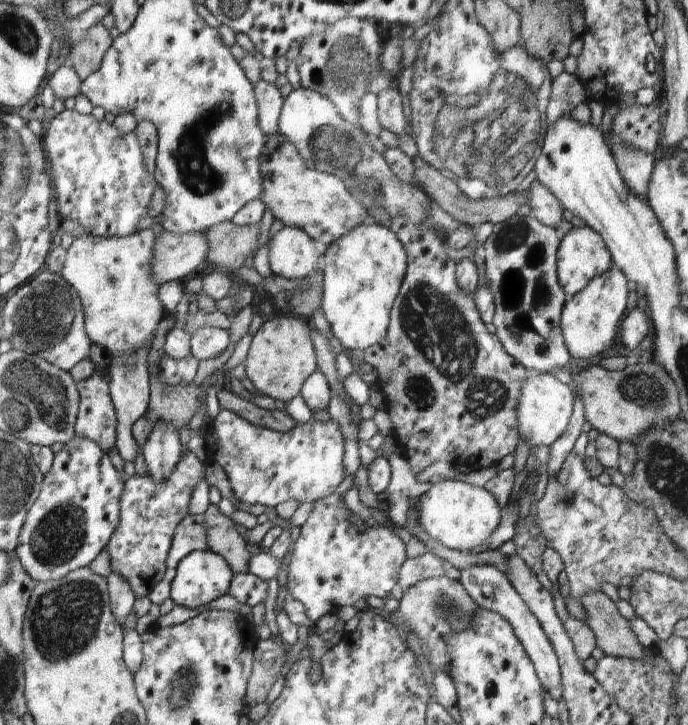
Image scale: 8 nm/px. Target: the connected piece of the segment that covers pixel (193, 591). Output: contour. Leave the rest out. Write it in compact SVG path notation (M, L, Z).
M209 550L190 552L178 564L176 576L171 584L170 597L174 605L189 609L198 608L230 593L233 576L232 570L222 556Z

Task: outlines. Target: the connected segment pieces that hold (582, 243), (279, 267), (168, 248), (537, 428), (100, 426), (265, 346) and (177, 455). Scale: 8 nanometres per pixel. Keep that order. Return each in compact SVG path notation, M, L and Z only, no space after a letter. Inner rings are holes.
M588 226L584 228L573 227L568 233L564 234L561 240L562 242L558 246L558 282L564 290L567 301L570 301L578 292L582 291L582 288L588 286L590 280L606 274L612 268L614 262L604 240L602 240L602 236Z
M284 226L270 240L272 273L288 280L302 280L322 266L322 251L304 230Z
M160 232L154 244L152 276L156 284L182 281L188 274L206 269L208 263L208 236L205 233L172 234Z
M532 374L522 384L522 396L518 400L518 432L519 437L526 438L530 447L548 446L566 432L568 422L574 412L574 402L577 397L575 390L568 380L560 374Z
M95 371L90 378L77 384L80 408L74 437L94 440L104 452L109 452L117 438L117 417L109 394L109 382L103 375L105 371Z
M285 315L267 318L252 338L244 365L246 376L260 395L287 403L302 390L304 382L318 369L316 354L310 338L310 324Z
M156 422L142 447L150 476L157 482L171 476L182 456L182 448L178 430L168 422Z

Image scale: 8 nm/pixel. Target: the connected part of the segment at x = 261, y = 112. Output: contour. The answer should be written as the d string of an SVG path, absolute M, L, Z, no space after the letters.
M261 79L254 86L254 95L258 108L258 125L262 133L265 136L276 134L285 98L275 84L269 84Z

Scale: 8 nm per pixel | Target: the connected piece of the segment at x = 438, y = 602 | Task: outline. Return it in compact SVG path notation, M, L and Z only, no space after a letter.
M444 576L431 577L411 588L404 590L404 596L398 602L398 612L404 616L408 628L420 642L428 646L430 664L436 672L447 672L450 658L446 654L446 640L455 631L465 630L473 622L473 615L478 612L474 600L466 593L459 581Z

